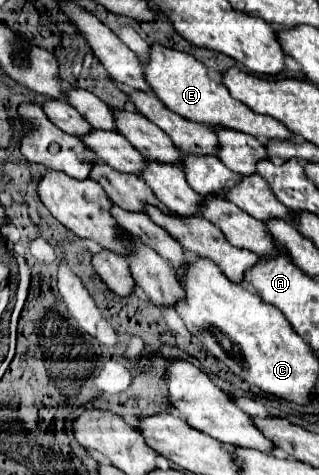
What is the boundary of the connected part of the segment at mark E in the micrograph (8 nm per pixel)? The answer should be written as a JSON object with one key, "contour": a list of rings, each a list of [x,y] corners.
{"contour":[[[155,44],[151,46],[149,60],[143,64],[143,68],[145,68],[145,78],[153,88],[155,96],[169,110],[177,112],[179,116],[191,122],[199,122],[205,126],[221,126],[221,128],[251,134],[255,138],[265,138],[265,140],[293,140],[293,132],[285,124],[281,124],[271,116],[251,112],[251,108],[235,100],[223,84],[217,84],[215,80],[211,80],[209,70],[201,62],[197,62],[191,54],[169,50],[165,46]]]}

